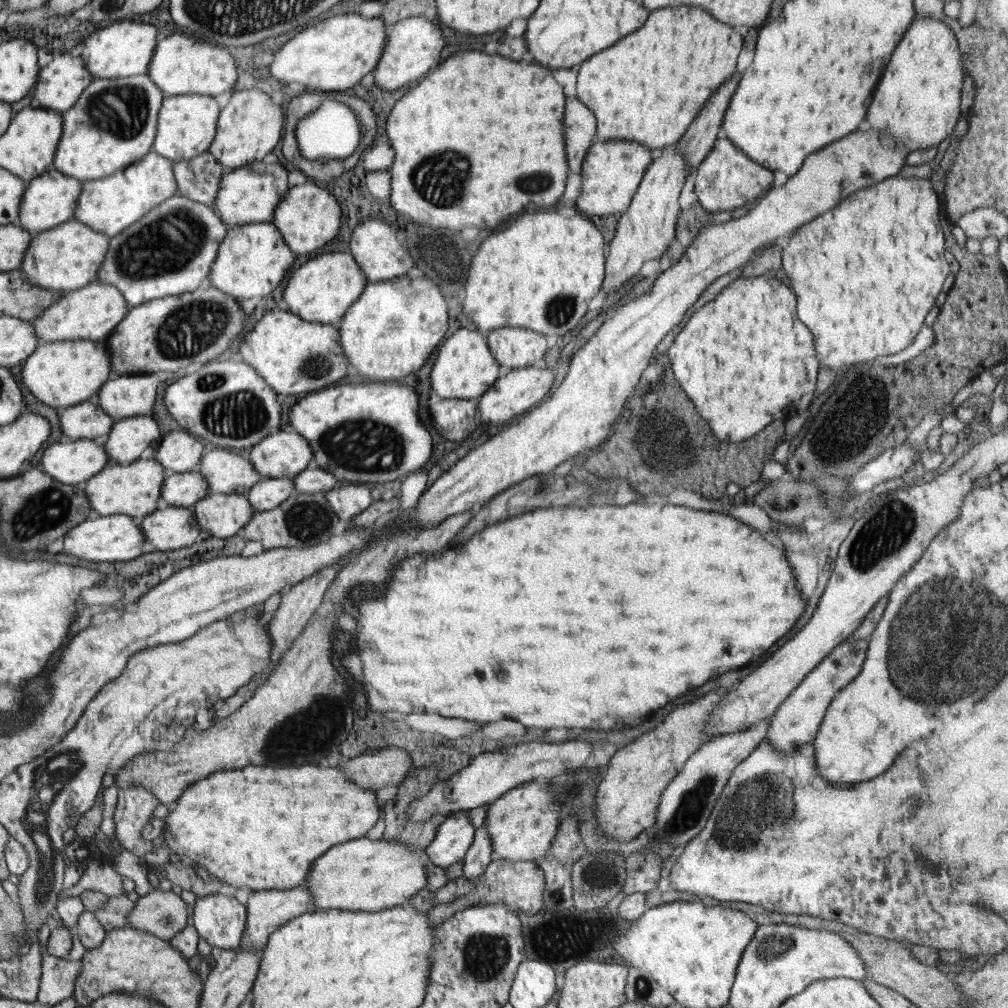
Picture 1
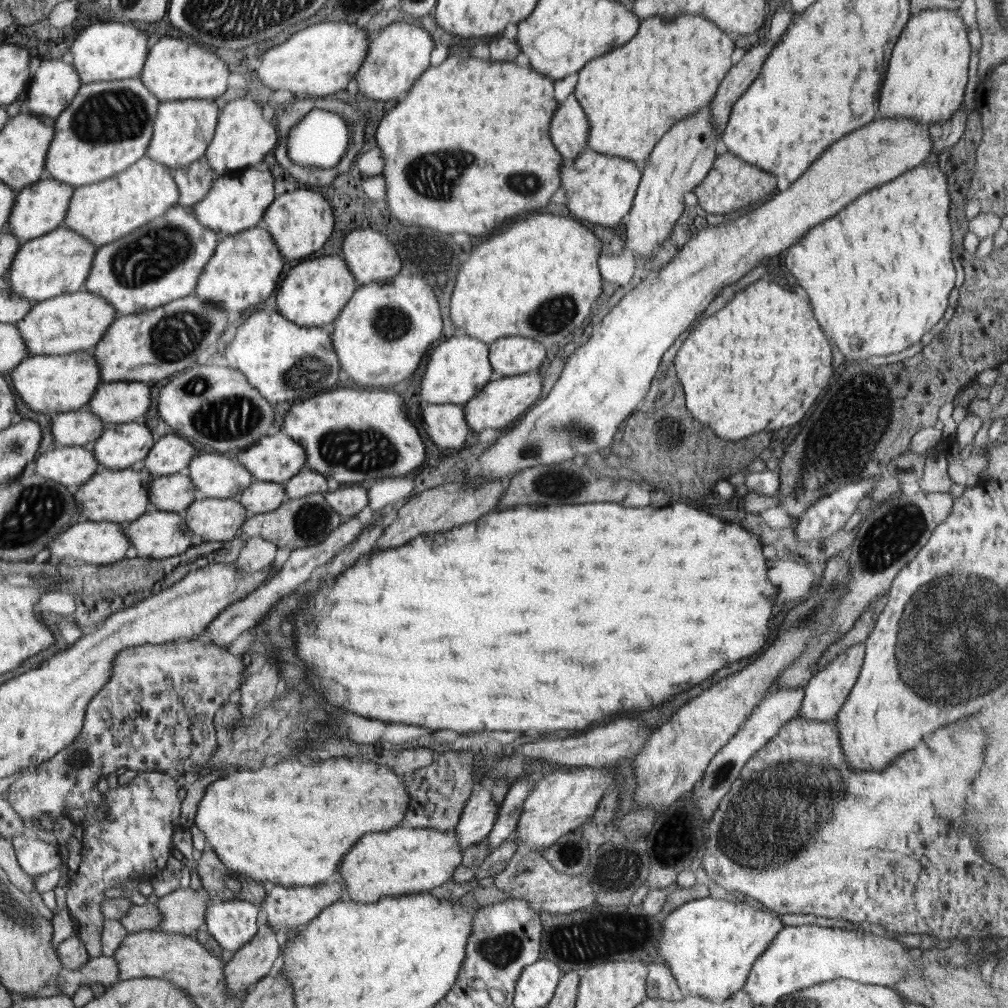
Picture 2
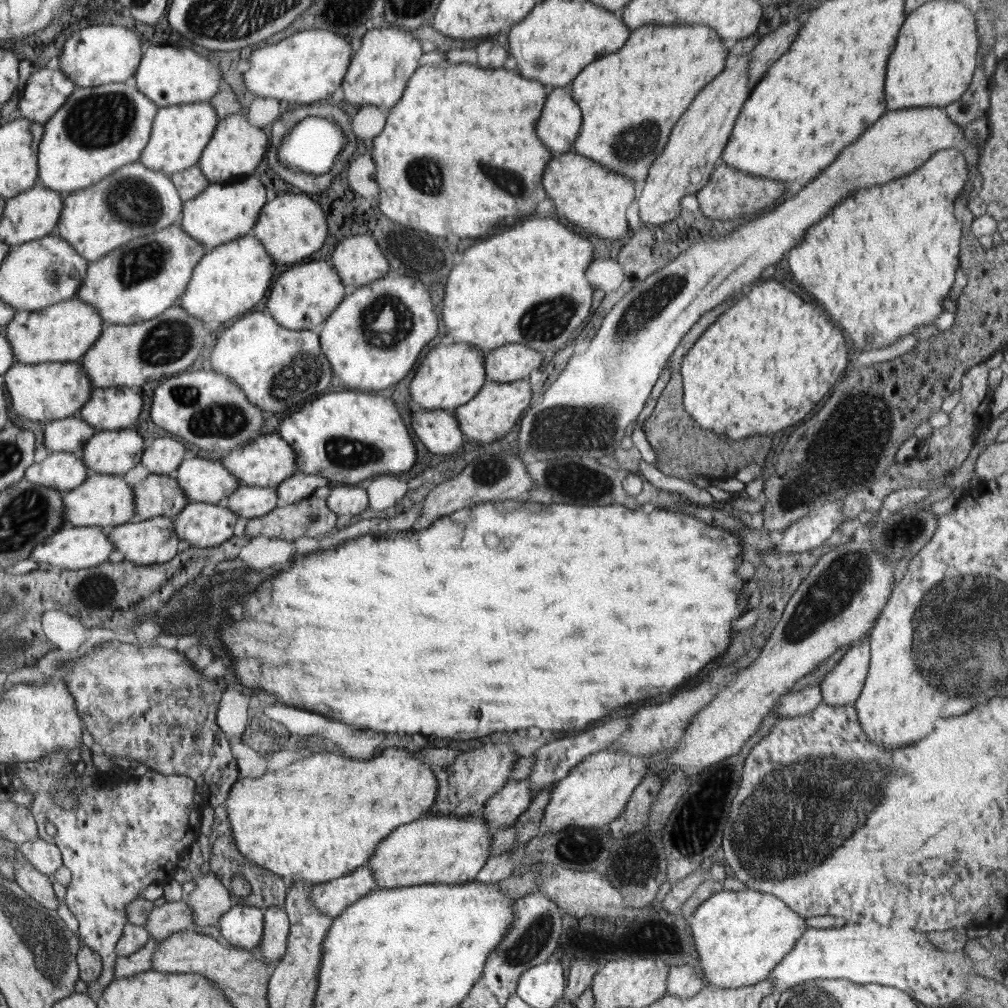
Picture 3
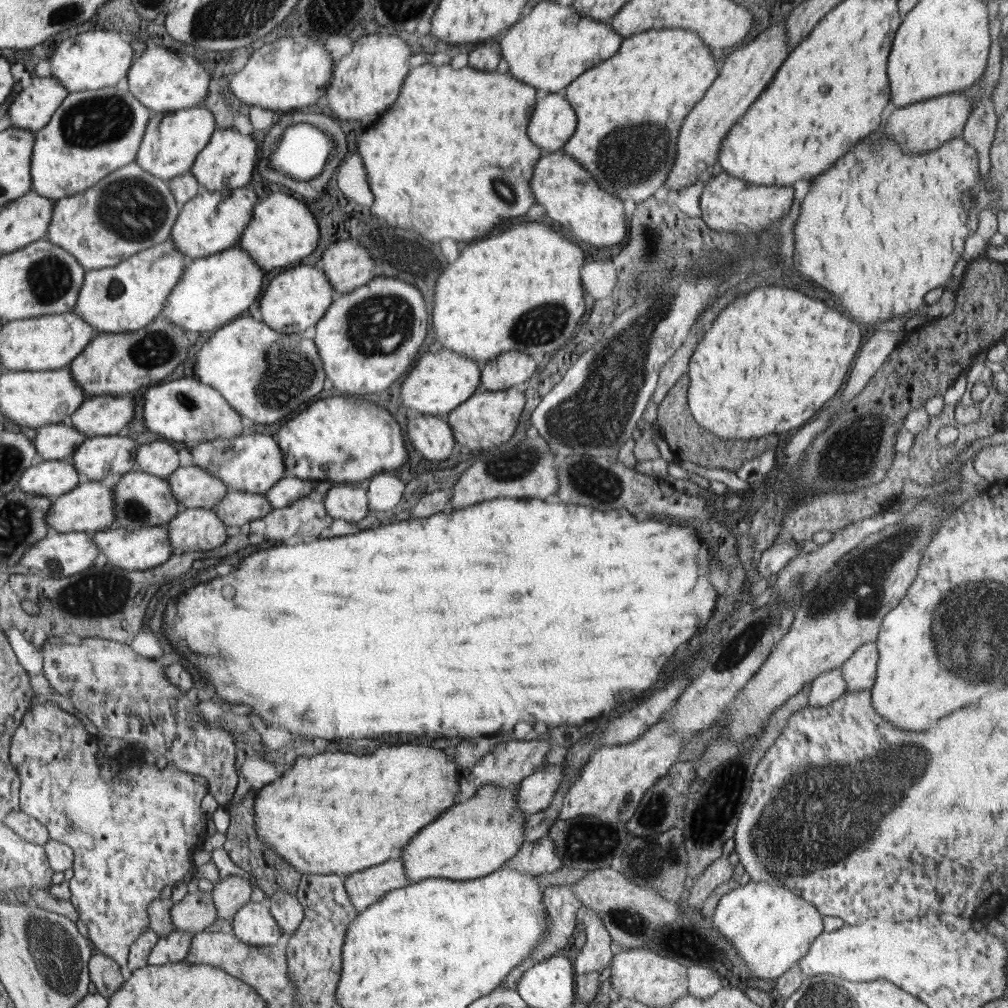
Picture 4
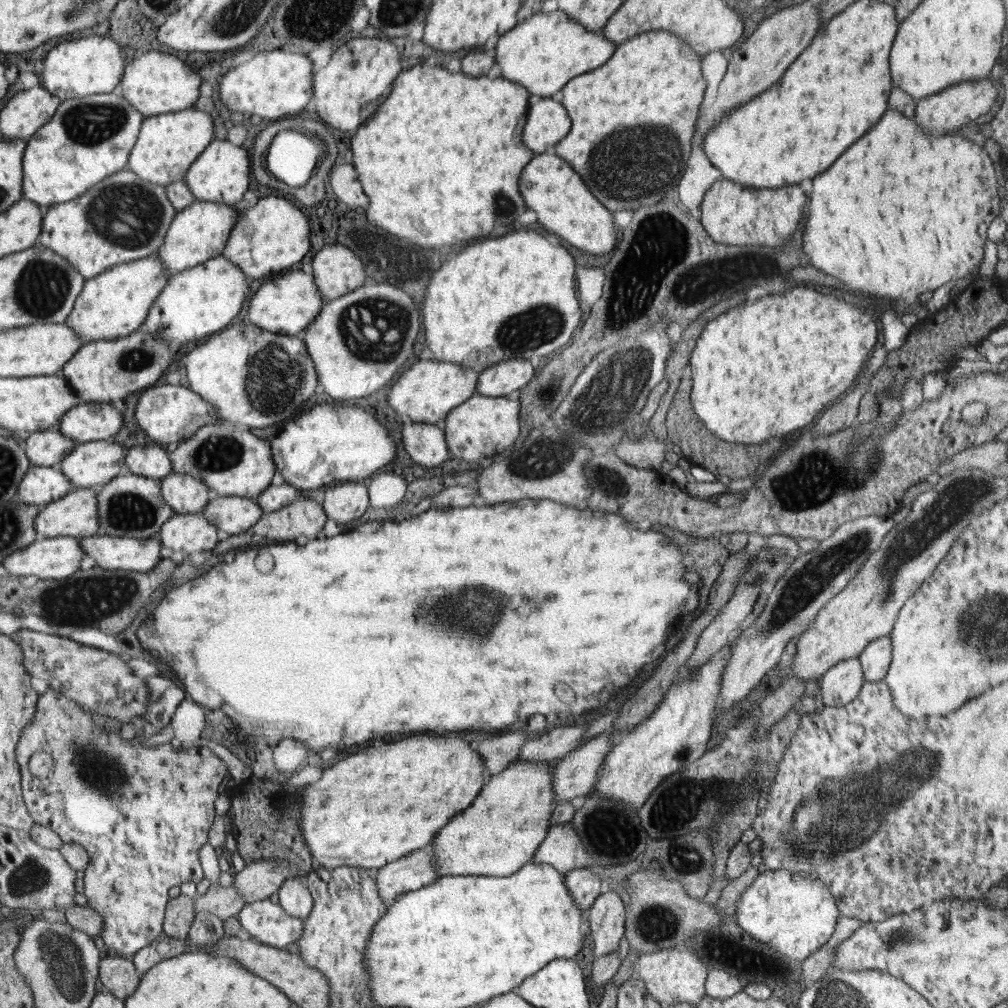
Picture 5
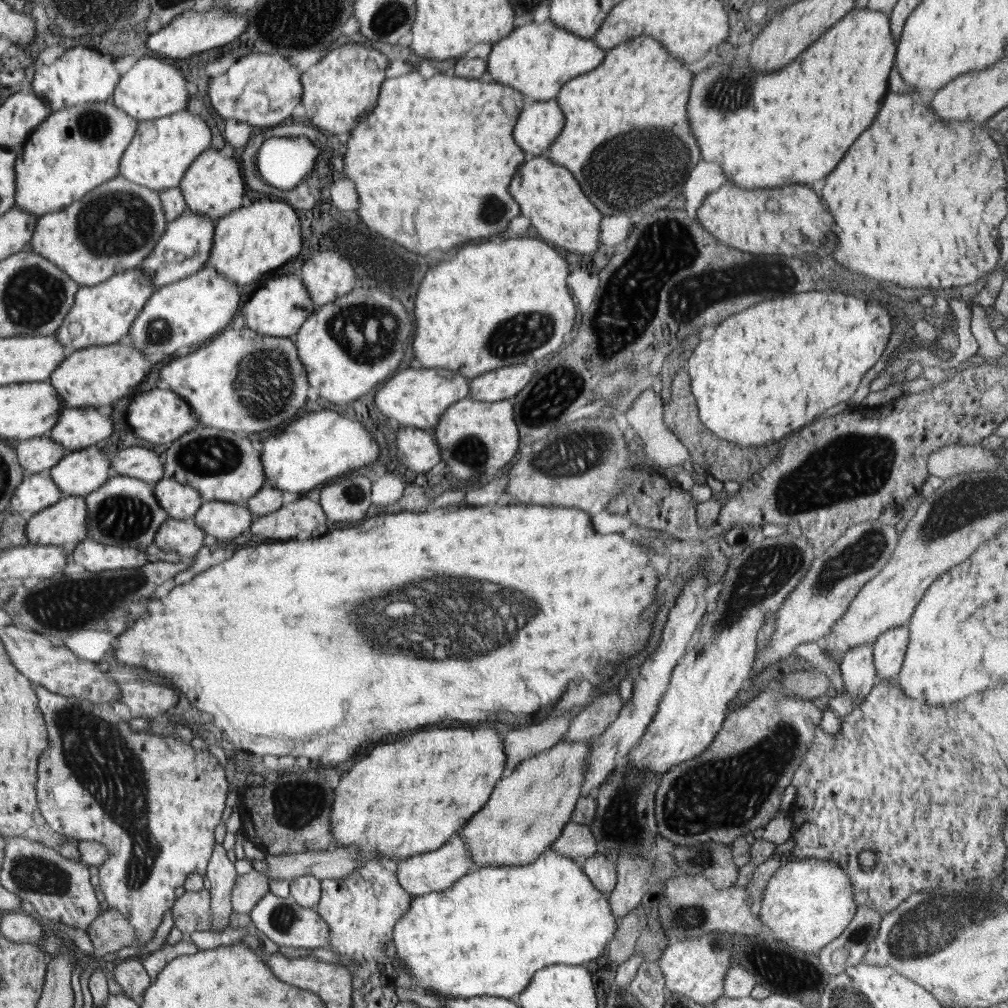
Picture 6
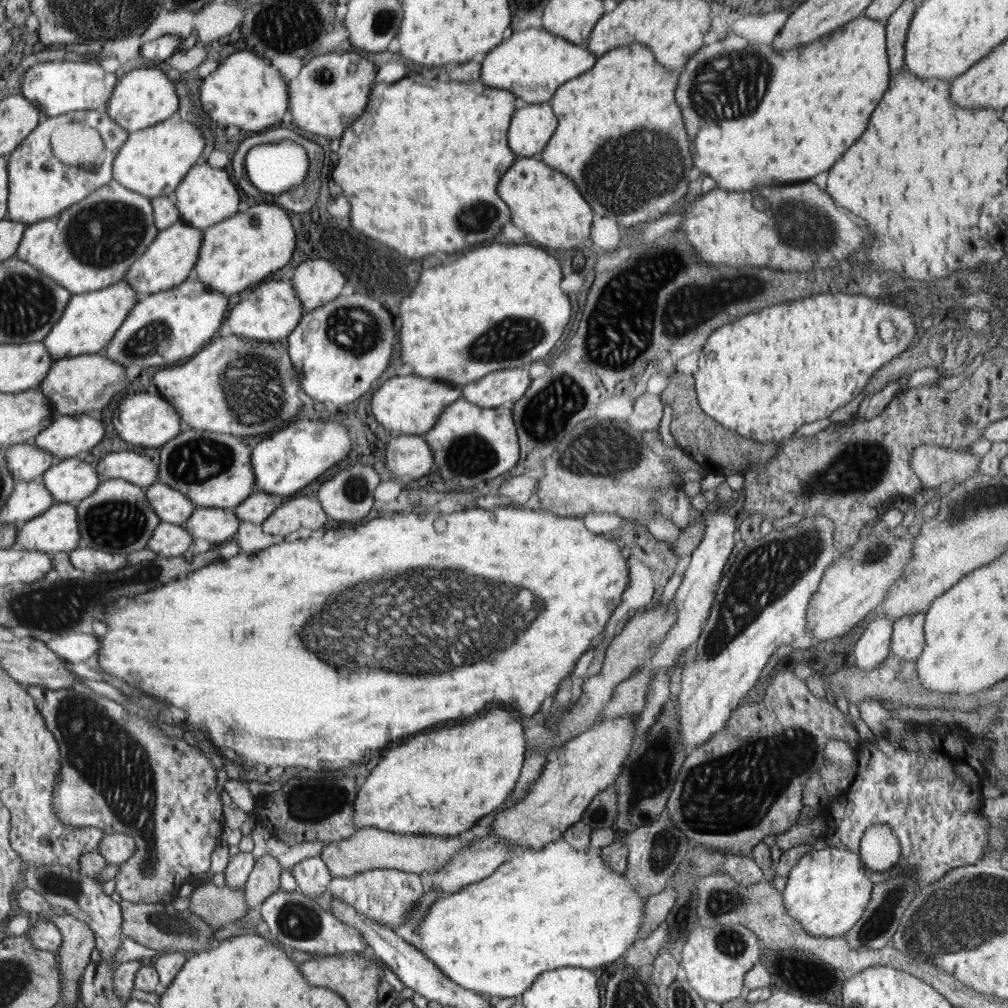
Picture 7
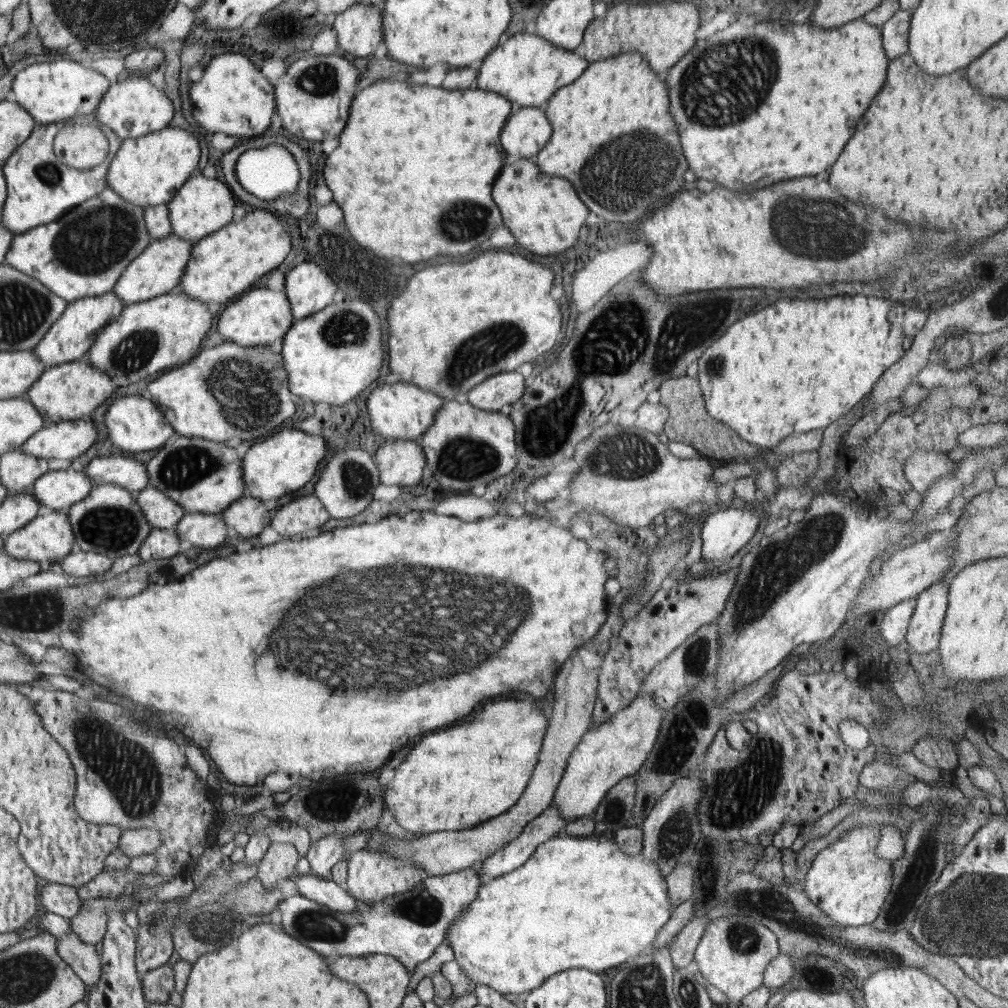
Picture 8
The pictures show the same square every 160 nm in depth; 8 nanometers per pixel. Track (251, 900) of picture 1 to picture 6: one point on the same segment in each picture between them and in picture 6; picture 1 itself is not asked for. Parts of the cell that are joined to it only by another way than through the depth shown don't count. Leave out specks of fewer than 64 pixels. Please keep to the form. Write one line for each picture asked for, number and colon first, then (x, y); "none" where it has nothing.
2: (285, 908)
3: (331, 897)
4: (368, 886)
5: (415, 870)
6: (434, 871)

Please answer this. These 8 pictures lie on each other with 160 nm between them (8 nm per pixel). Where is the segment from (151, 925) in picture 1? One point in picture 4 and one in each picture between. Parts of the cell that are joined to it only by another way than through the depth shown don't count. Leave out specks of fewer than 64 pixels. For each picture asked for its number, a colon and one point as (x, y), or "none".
2: (184, 910)
3: (210, 899)
4: (230, 894)

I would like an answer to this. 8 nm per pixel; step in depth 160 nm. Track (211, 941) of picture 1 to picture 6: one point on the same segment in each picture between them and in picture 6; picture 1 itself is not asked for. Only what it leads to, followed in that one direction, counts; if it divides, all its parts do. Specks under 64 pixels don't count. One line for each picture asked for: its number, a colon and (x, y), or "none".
2: (232, 923)
3: (243, 926)
4: (253, 923)
5: (269, 923)
6: (284, 921)

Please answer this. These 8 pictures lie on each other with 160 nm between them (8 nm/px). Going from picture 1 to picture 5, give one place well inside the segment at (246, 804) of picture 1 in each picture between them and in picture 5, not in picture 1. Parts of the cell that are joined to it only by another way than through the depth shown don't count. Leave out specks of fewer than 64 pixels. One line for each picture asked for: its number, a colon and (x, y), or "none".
2: (296, 823)
3: (317, 820)
4: (334, 814)
5: (371, 809)

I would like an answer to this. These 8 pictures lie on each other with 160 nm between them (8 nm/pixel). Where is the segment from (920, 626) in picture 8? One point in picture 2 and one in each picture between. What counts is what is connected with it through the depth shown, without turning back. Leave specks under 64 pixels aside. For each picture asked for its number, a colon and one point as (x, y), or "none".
2: (826, 692)
3: (841, 687)
4: (859, 672)
5: (876, 658)
6: (890, 647)
7: (908, 636)

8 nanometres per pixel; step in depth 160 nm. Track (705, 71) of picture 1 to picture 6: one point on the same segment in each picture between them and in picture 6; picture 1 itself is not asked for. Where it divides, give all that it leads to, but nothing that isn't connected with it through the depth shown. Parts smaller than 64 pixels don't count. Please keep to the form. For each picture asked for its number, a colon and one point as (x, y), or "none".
2: (672, 67)
3: (635, 94)
4: (630, 108)
5: (632, 119)
6: (626, 138)

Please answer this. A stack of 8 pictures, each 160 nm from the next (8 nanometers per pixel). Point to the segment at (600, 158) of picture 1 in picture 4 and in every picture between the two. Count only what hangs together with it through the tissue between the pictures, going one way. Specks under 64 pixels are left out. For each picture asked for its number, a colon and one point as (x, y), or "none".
2: (600, 189)
3: (586, 194)
4: (570, 196)

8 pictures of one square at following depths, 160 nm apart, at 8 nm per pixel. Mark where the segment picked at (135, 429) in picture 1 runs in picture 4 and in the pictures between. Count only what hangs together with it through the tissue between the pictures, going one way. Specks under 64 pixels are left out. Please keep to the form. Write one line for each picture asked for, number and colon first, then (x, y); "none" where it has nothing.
2: (118, 448)
3: (114, 453)
4: (98, 455)

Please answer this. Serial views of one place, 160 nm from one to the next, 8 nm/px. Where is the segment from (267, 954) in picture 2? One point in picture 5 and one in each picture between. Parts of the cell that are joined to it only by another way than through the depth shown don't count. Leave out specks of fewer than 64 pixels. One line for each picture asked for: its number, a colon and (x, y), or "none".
3: (277, 923)
4: (285, 907)
5: (294, 896)

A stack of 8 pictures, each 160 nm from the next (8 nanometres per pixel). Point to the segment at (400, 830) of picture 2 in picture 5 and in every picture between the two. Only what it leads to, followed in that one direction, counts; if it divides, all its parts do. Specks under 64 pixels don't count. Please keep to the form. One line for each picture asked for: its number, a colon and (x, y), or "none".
3: (436, 849)
4: (476, 837)
5: (502, 829)

